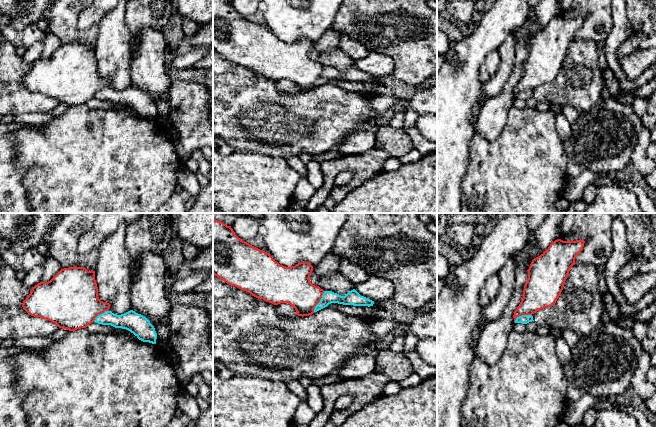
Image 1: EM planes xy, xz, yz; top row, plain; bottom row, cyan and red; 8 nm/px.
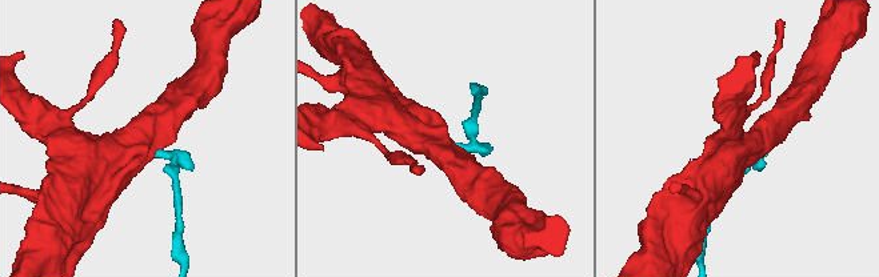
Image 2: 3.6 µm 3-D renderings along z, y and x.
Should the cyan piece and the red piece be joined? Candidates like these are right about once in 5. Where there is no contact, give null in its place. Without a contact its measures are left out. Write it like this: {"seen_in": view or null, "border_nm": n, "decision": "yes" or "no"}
{"seen_in": "xz", "border_nm": 190, "decision": "no"}

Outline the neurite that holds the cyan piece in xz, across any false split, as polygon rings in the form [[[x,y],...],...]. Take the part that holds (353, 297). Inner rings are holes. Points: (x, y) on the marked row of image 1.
[[[355,289],[348,292],[345,296],[341,296],[332,291],[324,291],[320,302],[315,306],[314,312],[317,312],[331,303],[353,306],[373,306],[374,301],[361,296]]]

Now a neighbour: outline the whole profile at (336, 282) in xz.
[[[313,270],[309,279],[313,285],[320,287],[324,291],[332,291],[341,296],[345,296],[355,287],[355,285],[339,271],[329,275],[317,275]]]

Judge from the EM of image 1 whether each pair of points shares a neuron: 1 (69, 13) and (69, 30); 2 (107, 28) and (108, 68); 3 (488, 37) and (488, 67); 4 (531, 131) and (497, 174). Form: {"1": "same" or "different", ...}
{"1": "same", "2": "same", "3": "different", "4": "same"}

